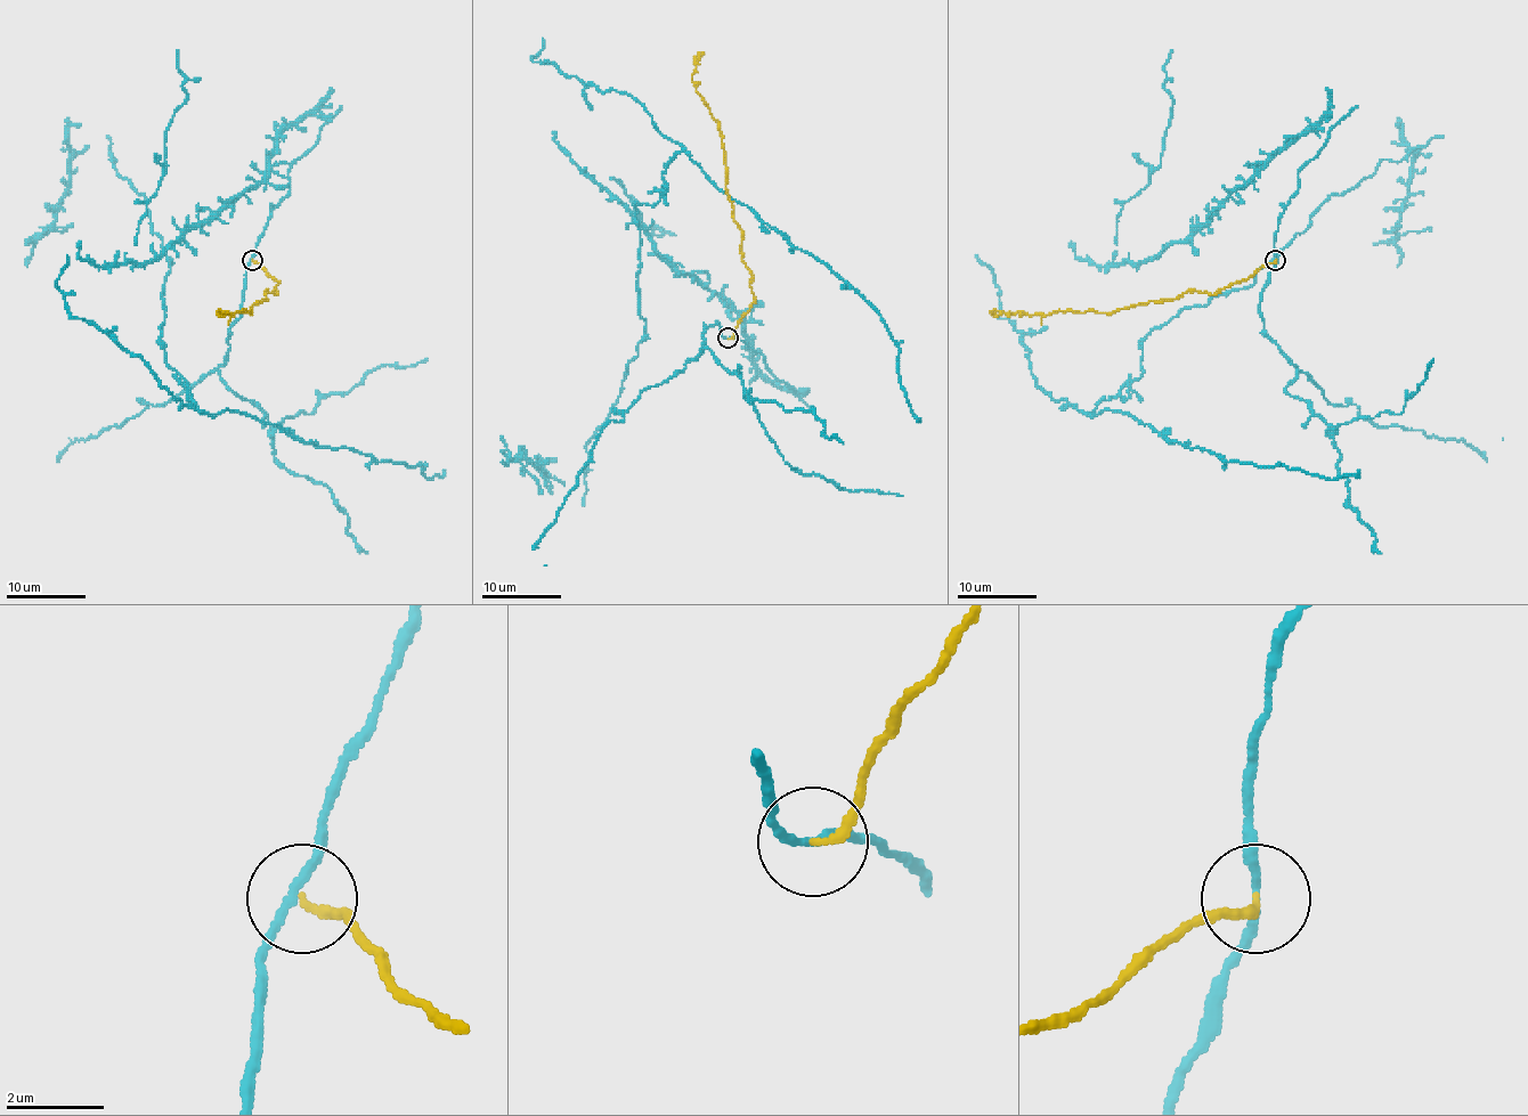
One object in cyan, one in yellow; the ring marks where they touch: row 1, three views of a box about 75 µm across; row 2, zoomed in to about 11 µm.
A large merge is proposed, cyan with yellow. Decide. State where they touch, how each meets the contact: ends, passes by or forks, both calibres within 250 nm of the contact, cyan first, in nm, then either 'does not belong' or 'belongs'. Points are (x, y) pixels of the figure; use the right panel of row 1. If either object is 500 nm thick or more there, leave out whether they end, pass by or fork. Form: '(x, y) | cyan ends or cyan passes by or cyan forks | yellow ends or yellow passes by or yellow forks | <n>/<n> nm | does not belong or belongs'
(1275, 260) | cyan passes by | yellow ends | 160/180 nm | does not belong

